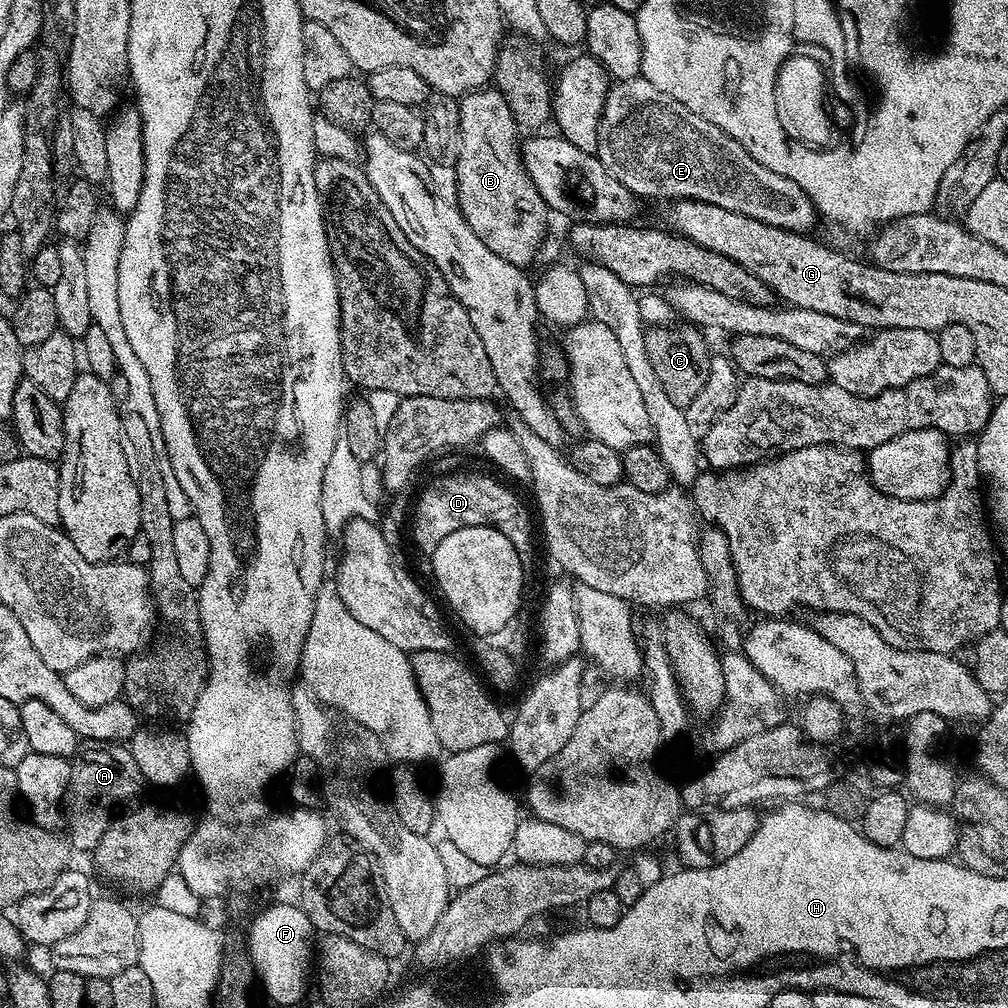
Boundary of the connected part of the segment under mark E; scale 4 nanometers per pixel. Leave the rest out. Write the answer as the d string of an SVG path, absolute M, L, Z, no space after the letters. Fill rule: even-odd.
M643 78L622 80L608 89L608 97L602 110L598 142L595 156L630 190L637 198L644 196L668 196L669 201L697 200L710 206L720 206L722 210L734 210L734 214L746 214L758 222L785 228L791 232L811 233L818 221L816 205L793 180L782 178L772 170L762 166L751 152L740 145L728 132L724 132L714 122L706 122L694 110L682 102L659 92L653 84ZM636 100L644 104L636 112Z

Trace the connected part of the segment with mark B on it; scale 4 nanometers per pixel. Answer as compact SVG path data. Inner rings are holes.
M495 86L477 88L459 97L460 145L456 169L456 204L464 220L498 258L524 270L540 252L548 232L550 209L520 161L518 125L506 98Z

